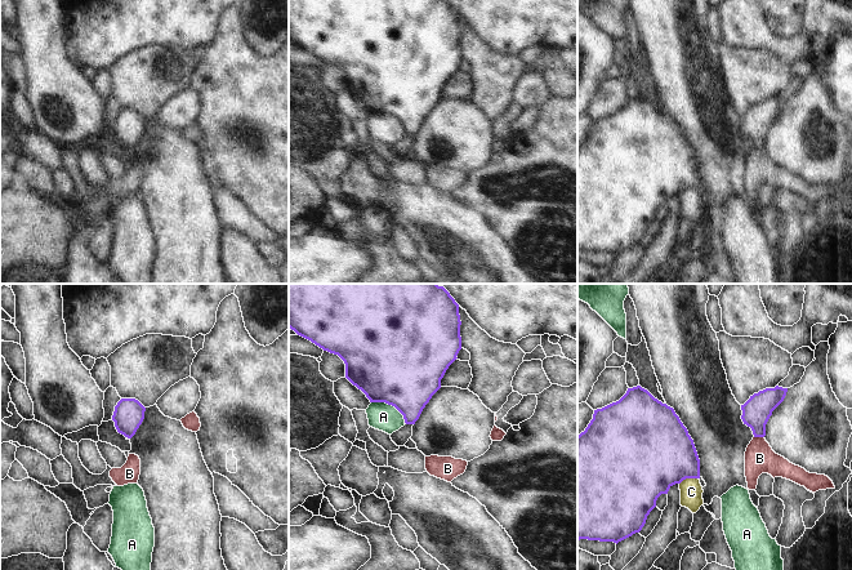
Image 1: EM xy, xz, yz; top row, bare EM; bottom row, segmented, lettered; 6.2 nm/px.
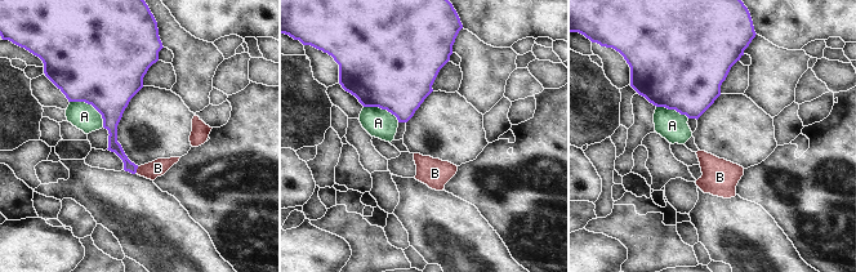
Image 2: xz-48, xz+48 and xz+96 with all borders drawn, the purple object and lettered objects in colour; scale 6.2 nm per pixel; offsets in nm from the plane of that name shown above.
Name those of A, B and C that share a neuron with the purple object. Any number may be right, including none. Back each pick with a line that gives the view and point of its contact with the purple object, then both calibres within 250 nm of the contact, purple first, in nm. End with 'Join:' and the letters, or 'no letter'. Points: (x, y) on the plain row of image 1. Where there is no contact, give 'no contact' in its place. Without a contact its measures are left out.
Join: no letter

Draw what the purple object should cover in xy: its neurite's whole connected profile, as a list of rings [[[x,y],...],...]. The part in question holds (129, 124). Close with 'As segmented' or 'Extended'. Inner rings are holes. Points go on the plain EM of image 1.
[[[121,110],[115,117],[112,132],[119,144],[131,150],[144,130],[146,119],[135,110]]]. As segmented

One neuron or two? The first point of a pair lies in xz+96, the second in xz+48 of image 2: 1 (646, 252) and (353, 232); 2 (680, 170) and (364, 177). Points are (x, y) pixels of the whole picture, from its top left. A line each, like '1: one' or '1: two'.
1: one
2: two

